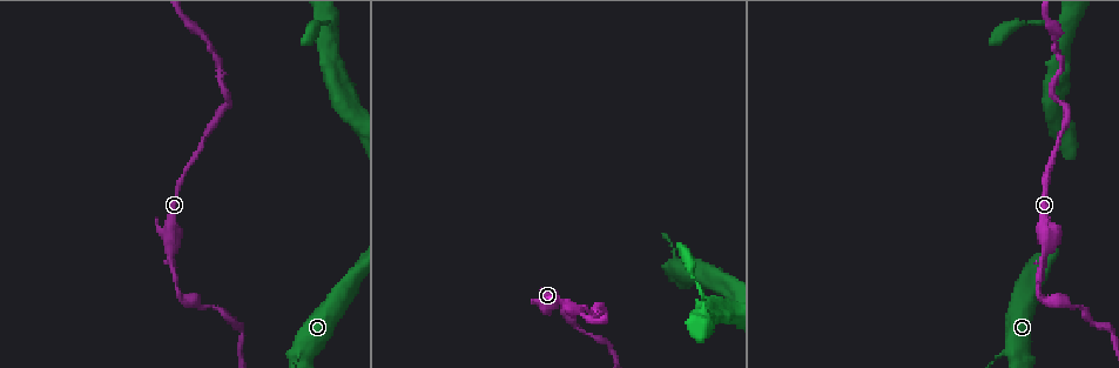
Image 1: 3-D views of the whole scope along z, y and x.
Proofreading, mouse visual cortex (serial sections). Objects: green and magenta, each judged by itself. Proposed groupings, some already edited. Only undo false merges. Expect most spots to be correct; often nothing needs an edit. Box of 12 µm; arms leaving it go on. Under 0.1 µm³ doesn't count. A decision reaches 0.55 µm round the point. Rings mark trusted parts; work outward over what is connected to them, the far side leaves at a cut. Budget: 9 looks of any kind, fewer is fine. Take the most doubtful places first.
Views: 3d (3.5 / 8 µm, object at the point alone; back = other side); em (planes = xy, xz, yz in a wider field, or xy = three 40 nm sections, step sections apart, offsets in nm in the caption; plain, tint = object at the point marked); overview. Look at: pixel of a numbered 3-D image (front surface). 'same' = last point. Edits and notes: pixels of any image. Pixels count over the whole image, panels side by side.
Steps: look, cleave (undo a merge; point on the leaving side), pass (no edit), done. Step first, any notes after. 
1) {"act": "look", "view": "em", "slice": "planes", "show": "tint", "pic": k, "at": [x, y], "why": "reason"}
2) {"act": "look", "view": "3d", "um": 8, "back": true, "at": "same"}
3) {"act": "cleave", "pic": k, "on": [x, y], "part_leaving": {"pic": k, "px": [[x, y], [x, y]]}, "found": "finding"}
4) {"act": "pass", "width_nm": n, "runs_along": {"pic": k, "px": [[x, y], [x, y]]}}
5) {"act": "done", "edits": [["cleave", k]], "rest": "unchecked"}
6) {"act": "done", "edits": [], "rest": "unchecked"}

{"act": "look", "view": "3d", "um": 8, "pic": 1, "at": [606, 315]}

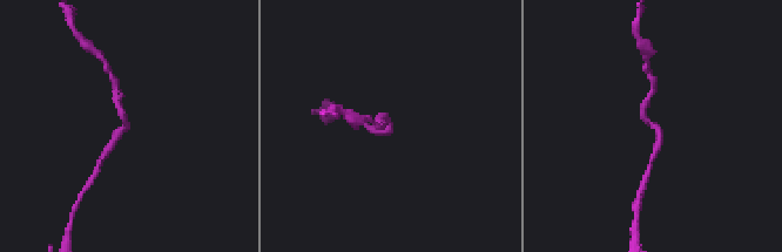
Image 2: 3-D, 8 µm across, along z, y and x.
{"act": "look", "view": "em", "slice": "xy", "step": 3, "show": "tint", "pic": 2, "at": [389, 127], "arm_widths_nm": [200, 200], "why": "need the tissue"}

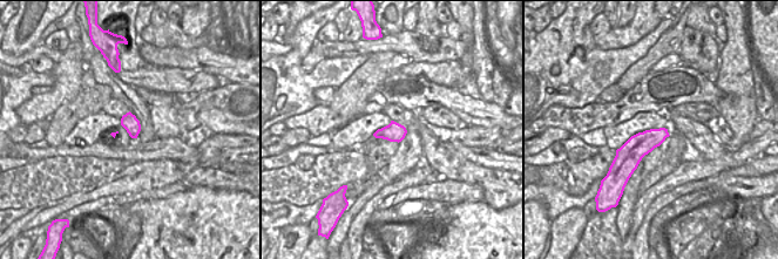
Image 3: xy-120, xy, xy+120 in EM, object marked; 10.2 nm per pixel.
{"act": "pass", "runs_along": {"pic": 2, "px": [[107, 152], [127, 127], [118, 100]]}, "found": "one cell here"}

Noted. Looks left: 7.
{"act": "look", "view": "3d", "um": 3.5, "back": true, "pic": 1, "at": [298, 355], "why": "sharp bend"}

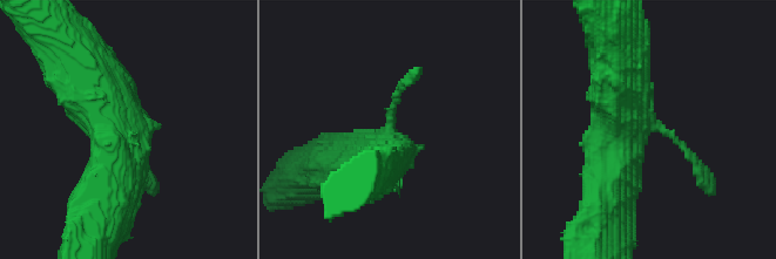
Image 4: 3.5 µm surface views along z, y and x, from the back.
{"act": "look", "view": "em", "slice": "xy", "step": 1, "show": "tint", "pic": 4, "at": [392, 135]}

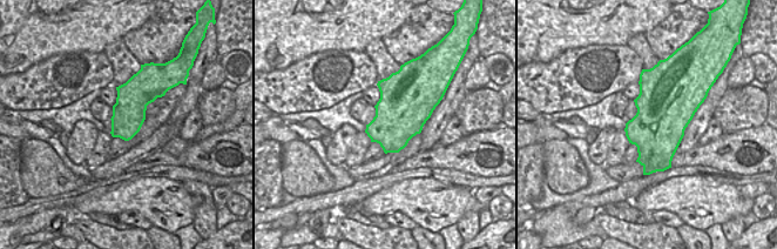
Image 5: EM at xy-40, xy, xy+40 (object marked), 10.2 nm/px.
{"act": "pass", "runs_along": {"pic": 4, "px": [[81, 62], [102, 177]]}, "found": "continuous, no second cell"}

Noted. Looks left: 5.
{"act": "look", "view": "3d", "um": 3.5, "pic": 1, "at": [1047, 248], "why": "thick turns thin"}

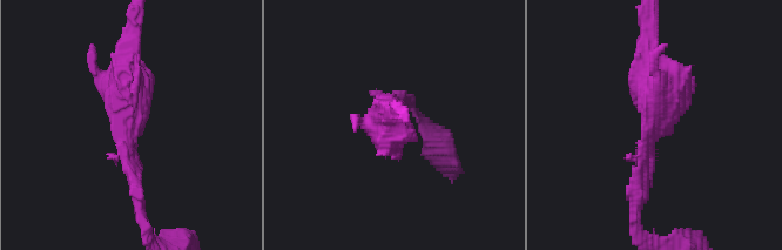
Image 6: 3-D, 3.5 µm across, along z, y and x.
{"act": "look", "view": "em", "slice": "xy", "step": 3, "show": "tint", "pic": 6, "at": [651, 120], "arm_widths_nm": [150, 400], "why": "now the EM"}

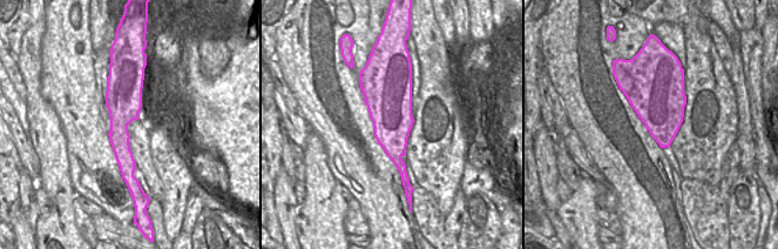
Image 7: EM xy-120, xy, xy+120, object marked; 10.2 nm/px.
{"act": "pass", "width_nm": 460, "runs_along": {"pic": 6, "px": [[648, 47], [660, 94], [636, 195]]}, "found": "all the same cell"}

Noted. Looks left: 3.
{"act": "look", "view": "3d", "um": 3.5, "pic": 1, "at": [585, 334], "why": "sudden change in width"}

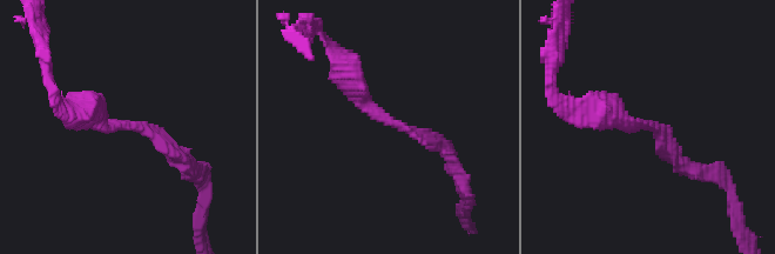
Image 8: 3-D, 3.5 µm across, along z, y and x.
{"act": "look", "view": "em", "slice": "xy", "step": 2, "show": "tint", "pic": 8, "at": [390, 120]}

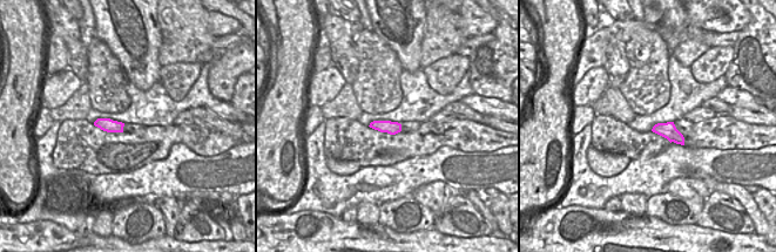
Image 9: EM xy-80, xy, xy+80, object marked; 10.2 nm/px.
{"act": "pass", "arm_widths_nm": [200, 350], "runs_along": {"pic": 8, "px": [[341, 66], [377, 112], [449, 154]]}, "found": "one cell here"}

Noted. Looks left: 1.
{"act": "done", "edits": [], "rest": "unchecked"}

